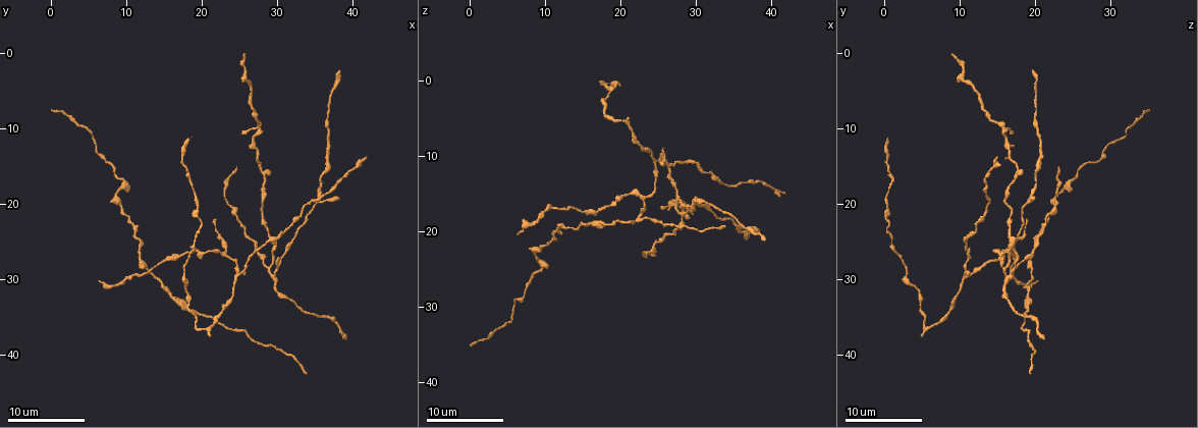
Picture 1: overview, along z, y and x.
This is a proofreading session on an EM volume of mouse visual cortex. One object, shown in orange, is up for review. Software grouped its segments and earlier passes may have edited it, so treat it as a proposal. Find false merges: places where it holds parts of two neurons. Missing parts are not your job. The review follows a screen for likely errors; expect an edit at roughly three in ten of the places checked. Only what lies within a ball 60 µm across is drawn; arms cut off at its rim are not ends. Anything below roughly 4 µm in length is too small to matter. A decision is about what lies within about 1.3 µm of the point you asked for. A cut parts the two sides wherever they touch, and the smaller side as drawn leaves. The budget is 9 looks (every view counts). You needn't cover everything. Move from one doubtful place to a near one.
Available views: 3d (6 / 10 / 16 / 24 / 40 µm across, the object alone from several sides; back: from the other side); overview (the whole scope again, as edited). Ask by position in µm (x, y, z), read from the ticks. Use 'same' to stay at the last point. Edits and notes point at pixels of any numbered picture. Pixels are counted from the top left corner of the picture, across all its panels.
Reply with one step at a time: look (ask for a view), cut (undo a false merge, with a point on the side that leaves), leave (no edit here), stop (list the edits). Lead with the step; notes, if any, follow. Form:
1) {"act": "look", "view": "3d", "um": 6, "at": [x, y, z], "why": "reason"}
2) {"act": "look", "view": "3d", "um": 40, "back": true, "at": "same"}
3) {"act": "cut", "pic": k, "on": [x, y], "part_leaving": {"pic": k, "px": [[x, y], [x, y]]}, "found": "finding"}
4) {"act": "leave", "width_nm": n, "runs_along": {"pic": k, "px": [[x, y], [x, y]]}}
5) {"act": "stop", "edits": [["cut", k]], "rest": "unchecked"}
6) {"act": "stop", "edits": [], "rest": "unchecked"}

{"act": "look", "view": "3d", "um": 6, "at": [36.5, 9.0, 20.0], "why": "sudden change in width"}

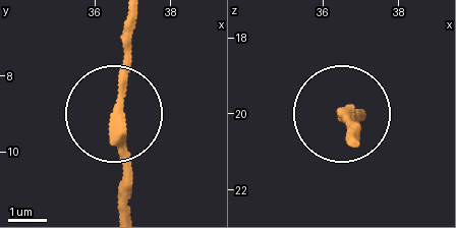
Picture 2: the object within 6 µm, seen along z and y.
{"act": "leave", "runs_along": {"pic": 2, "px": [[122, 205], [116, 107], [132, 19]]}, "found": "all the same neuron"}

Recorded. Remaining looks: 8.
{"act": "look", "view": "3d", "um": 10, "at": [29.5, 30.0, 16.0], "why": "two arms in line, one across"}

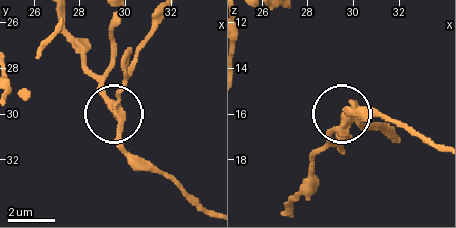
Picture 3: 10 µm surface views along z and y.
{"act": "leave", "arms": 3, "found": "continuous, no second neuron"}

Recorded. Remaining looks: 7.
{"act": "look", "view": "3d", "um": 16, "at": [24.5, 29.5, 10.5], "why": "three arms meet"}

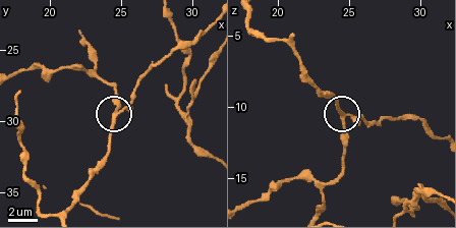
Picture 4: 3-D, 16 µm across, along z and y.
{"act": "leave", "found": "all the same neuron"}

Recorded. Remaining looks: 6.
{"act": "look", "view": "3d", "um": 6, "at": [23.0, 27.0, 15.0], "why": "a fork"}

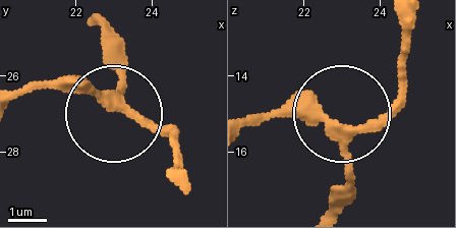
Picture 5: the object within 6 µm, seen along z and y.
{"act": "look", "view": "3d", "um": 6, "back": true, "at": [23.15, 26.80, 15.40], "why": "from behind"}

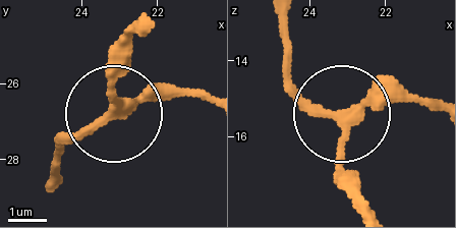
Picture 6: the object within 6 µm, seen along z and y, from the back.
{"act": "leave", "width_nm": 240, "found": "one neuron here"}

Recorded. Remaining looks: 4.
{"act": "look", "view": "3d", "um": 16, "at": [12.5, 29.0, 17.0], "why": "arms part here"}

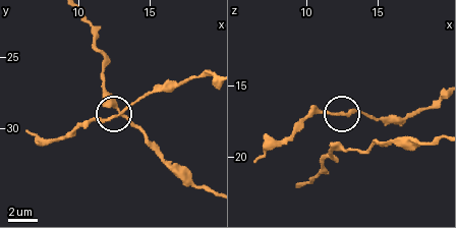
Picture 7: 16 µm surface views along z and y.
{"act": "look", "view": "3d", "um": 16, "back": true, "at": [12.4, 29.2, 17.0]}

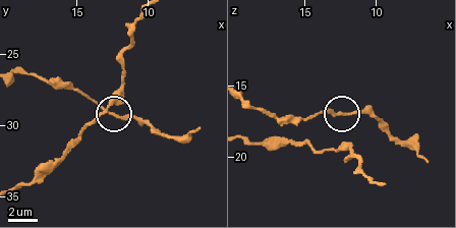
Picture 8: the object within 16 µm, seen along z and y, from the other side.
{"act": "leave", "runs_along": {"pic": 8, "px": [[246, 101], [283, 119], [304, 119], [323, 112], [377, 116]]}, "found": "continuous, no second neuron"}

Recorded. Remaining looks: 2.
{"act": "stop", "edits": [], "rest": "unchecked"}

